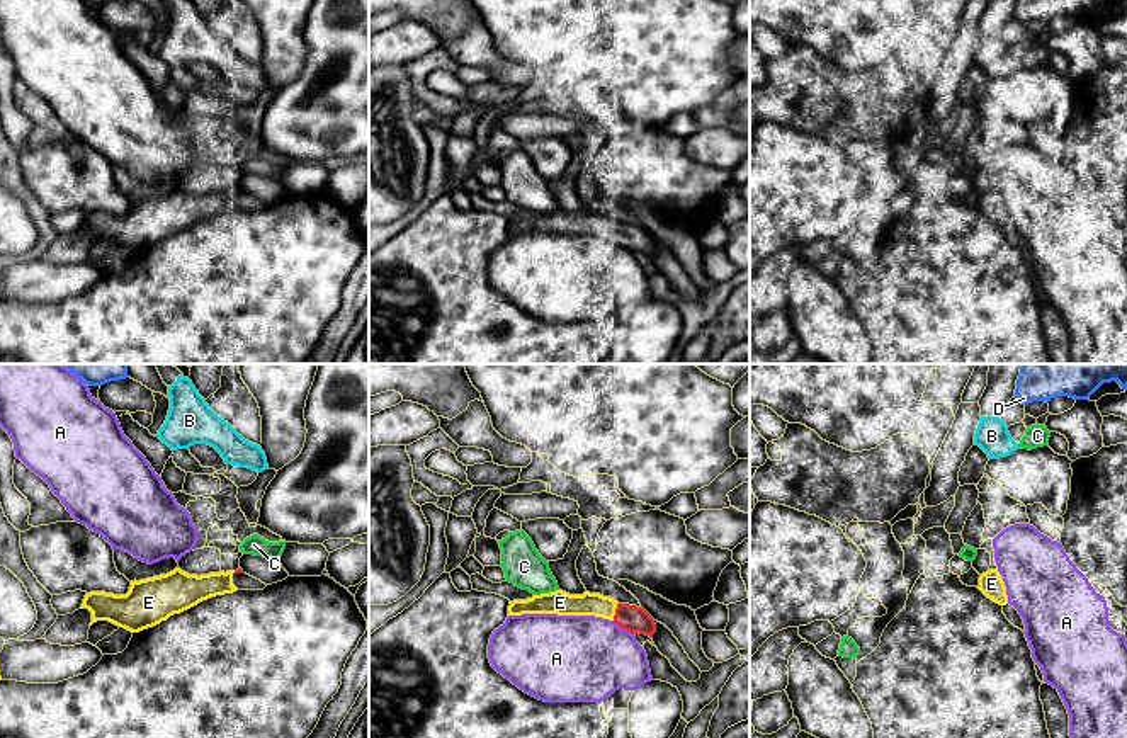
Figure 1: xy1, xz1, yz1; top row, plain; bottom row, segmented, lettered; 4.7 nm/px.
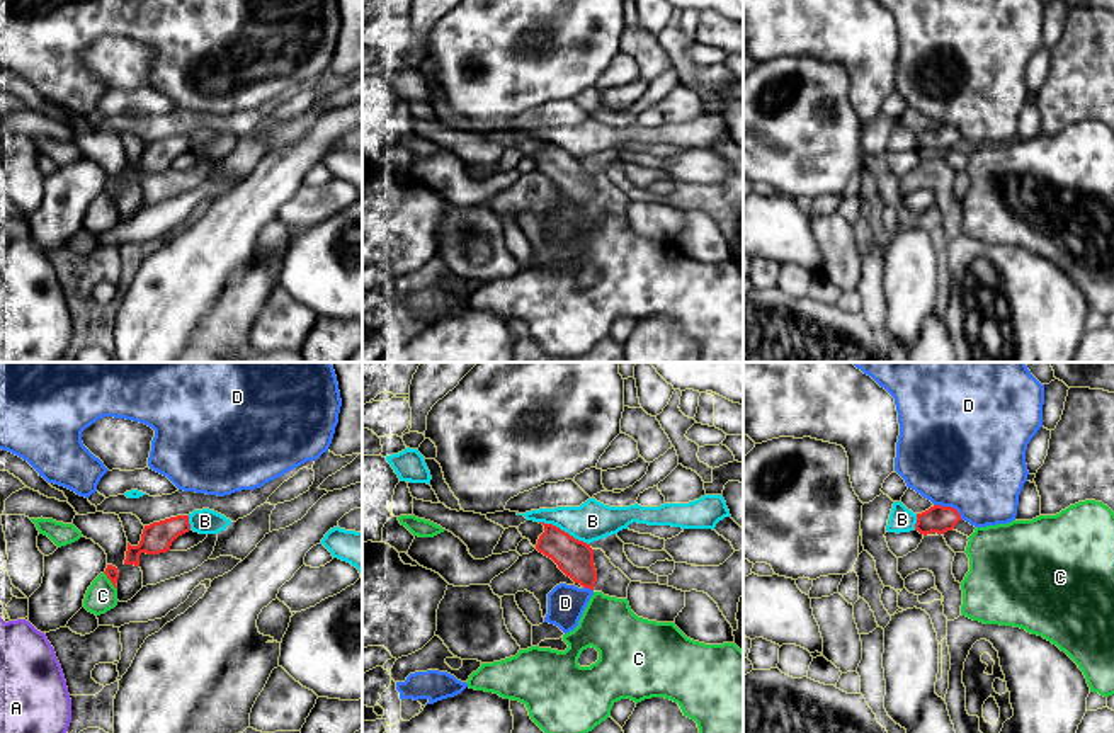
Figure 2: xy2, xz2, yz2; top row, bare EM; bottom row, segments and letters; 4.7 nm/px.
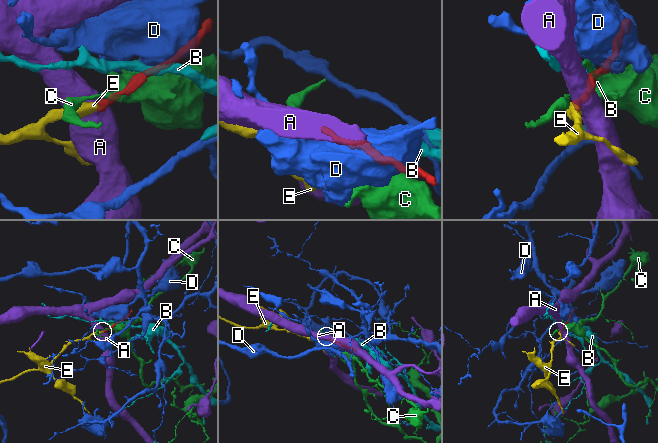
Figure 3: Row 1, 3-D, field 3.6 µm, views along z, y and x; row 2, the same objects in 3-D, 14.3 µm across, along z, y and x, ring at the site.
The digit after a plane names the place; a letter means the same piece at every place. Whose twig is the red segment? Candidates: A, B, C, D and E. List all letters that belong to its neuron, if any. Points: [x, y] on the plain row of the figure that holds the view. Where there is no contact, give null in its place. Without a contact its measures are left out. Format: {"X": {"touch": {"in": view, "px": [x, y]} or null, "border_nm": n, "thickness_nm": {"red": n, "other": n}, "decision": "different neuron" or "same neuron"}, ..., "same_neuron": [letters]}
{"A": {"touch": {"in": "xz1", "px": [624, 247]}, "border_nm": 130, "thickness_nm": {"red": 130, "other": 420}, "decision": "different neuron"}, "B": {"touch": {"in": "xz2", "px": [563, 150]}, "border_nm": 260, "thickness_nm": {"red": 180, "other": 190}, "decision": "different neuron"}, "C": {"touch": {"in": "xy2", "px": [109, 198]}, "border_nm": 110, "thickness_nm": {"red": 60, "other": 140}, "decision": "different neuron"}, "D": {"touch": {"in": "yz2", "px": [949, 126]}, "border_nm": 160, "thickness_nm": {"red": 130, "other": 500}, "decision": "different neuron"}, "E": {"touch": {"in": "xz1", "px": [616, 230]}, "border_nm": 90, "thickness_nm": {"red": 130, "other": 110}, "decision": "same neuron"}, "same_neuron": ["E"]}

